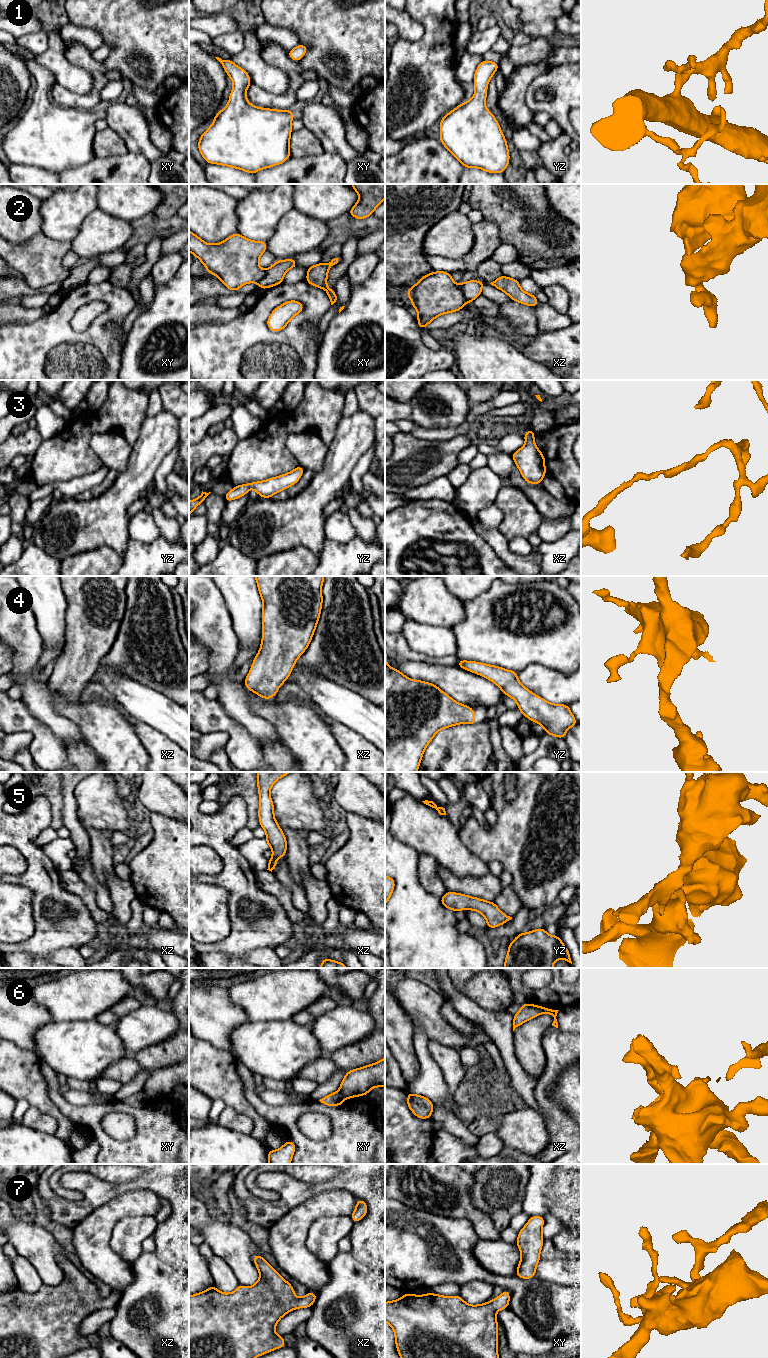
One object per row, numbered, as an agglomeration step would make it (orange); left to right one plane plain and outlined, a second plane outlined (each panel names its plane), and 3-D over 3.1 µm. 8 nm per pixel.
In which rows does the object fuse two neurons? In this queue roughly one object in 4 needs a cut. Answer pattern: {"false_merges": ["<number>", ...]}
{"false_merges": ["2", "6"]}

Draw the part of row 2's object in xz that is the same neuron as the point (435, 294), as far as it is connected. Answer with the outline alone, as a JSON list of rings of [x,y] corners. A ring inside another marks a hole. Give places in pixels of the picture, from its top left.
[[[445,271],[426,274],[406,291],[406,296],[412,299],[411,306],[417,310],[422,330],[436,317],[457,312],[467,303],[451,273]]]

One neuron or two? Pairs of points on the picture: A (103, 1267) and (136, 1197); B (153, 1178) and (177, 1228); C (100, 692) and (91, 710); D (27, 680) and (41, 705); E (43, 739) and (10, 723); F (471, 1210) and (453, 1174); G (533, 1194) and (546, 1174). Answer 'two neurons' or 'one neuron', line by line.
A: one neuron
B: one neuron
C: two neurons
D: one neuron
E: one neuron
F: one neuron
G: one neuron

